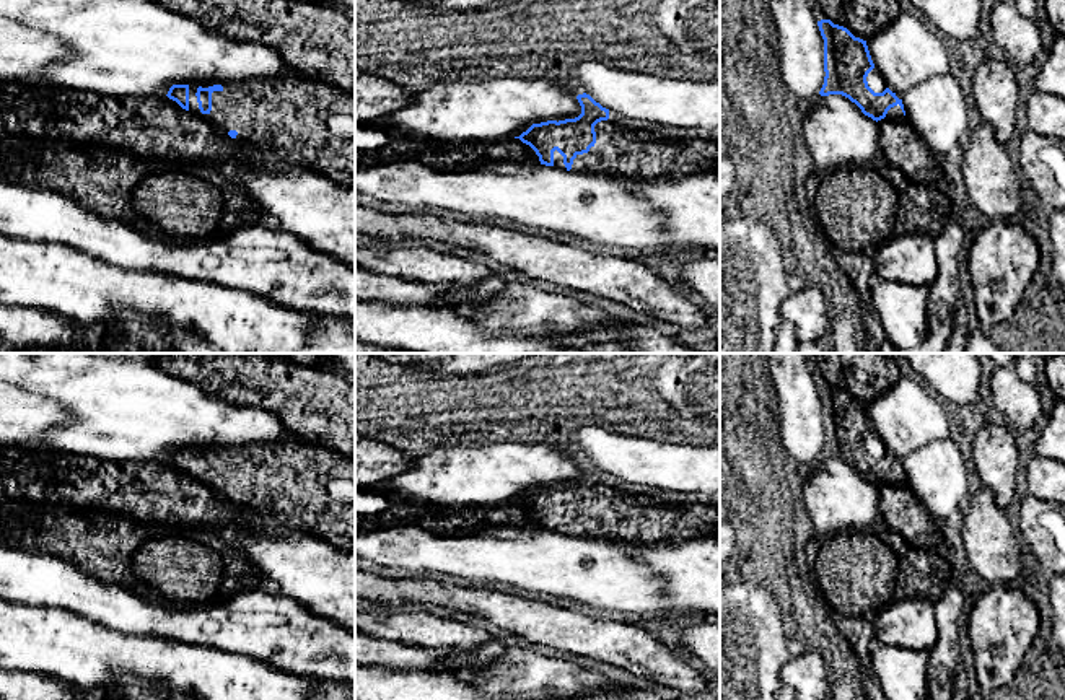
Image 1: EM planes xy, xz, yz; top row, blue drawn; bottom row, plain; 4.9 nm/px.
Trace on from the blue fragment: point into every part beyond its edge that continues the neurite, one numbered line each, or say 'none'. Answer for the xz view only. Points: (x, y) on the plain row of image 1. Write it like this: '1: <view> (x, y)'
1: xz (624, 511)

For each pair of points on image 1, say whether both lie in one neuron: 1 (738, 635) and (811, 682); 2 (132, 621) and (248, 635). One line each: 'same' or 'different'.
1: different
2: same

